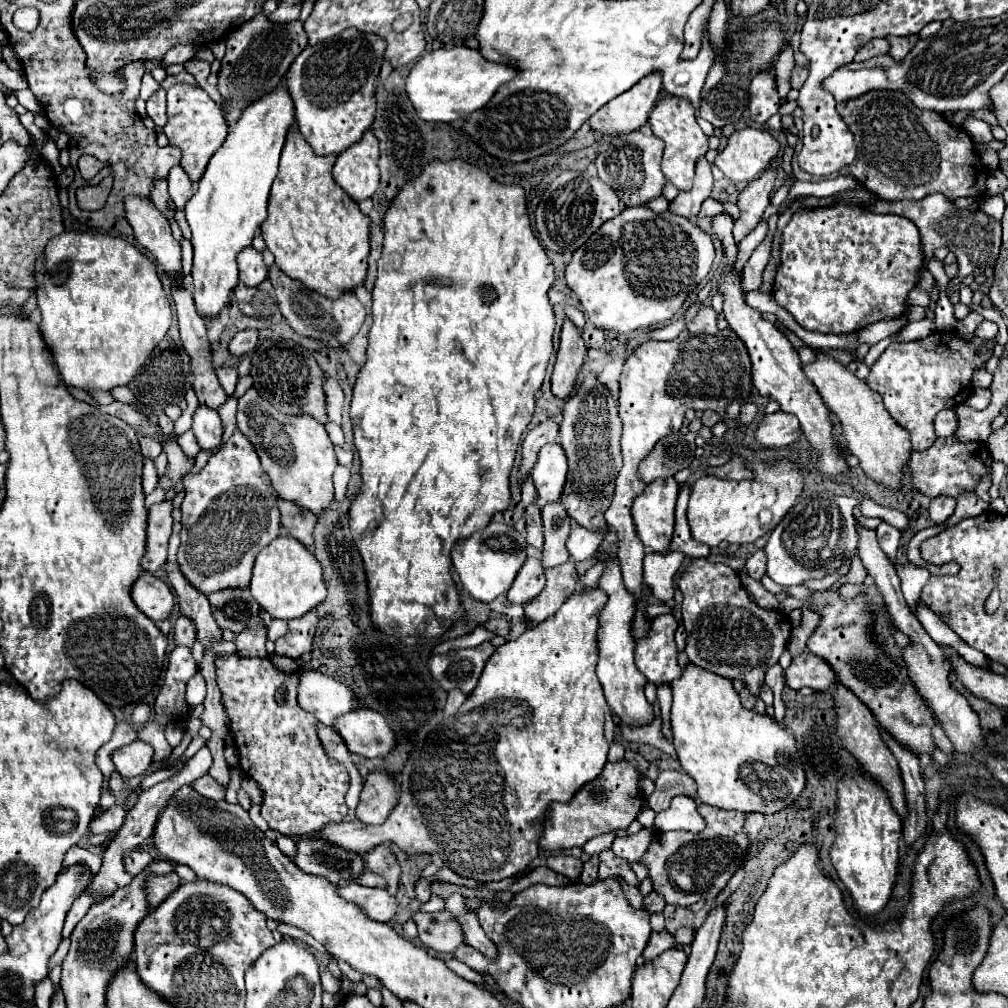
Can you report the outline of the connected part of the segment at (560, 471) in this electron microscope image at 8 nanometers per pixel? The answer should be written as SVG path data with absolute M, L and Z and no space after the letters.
M555 442L541 448L531 476L543 504L557 502L561 498L567 476L567 458L561 444Z

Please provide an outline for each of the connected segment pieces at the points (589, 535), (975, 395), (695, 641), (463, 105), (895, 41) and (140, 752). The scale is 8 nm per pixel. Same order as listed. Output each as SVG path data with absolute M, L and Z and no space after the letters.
M573 526L565 546L567 546L569 556L575 562L581 562L581 560L587 560L589 556L593 556L593 552L599 548L601 540L603 540L603 534L589 532L589 530L581 528L581 526Z
M977 388L977 390L971 392L971 396L967 398L967 402L969 402L969 406L975 408L975 410L985 410L985 408L989 406L989 402L991 402L991 392Z
M693 558L677 580L683 594L683 626L687 630L687 658L691 664L723 678L741 678L751 694L759 692L765 670L777 664L791 636L789 618L775 610L759 608L743 588L739 574L721 562Z
M467 46L439 48L433 52L425 52L415 62L407 76L405 92L419 118L427 122L455 122L483 108L497 92L497 88L501 84L511 82L513 76L515 68L507 64L493 64L473 48Z
M889 36L887 38L887 42L891 44L891 56L893 56L893 60L903 60L909 52L911 52L911 48L915 46L915 42L917 42L919 38L917 36L907 36L907 38L897 38L897 36Z
M141 740L113 752L113 764L123 778L143 776L153 762L153 748Z

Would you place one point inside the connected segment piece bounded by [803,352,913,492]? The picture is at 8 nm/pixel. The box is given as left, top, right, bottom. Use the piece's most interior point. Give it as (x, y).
(883, 454)

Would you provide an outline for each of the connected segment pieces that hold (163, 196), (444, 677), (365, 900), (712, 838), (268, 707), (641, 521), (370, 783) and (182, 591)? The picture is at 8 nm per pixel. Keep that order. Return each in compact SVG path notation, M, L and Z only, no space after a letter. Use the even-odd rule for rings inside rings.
M157 180L155 188L151 188L151 200L155 200L155 206L165 214L165 216L173 216L173 212L167 208L167 180Z
M483 642L477 648L433 654L429 658L429 670L443 690L449 692L453 688L459 688L469 694L477 686L479 676L493 652L495 646L491 642Z
M349 884L349 886L341 888L339 894L345 900L361 906L373 920L379 920L379 922L389 922L395 916L397 904L399 904L397 898L389 896L387 890L369 888L369 886L361 886L361 884Z
M699 802L697 808L705 820L705 828L699 834L685 830L655 832L653 842L641 860L649 868L653 888L665 896L667 904L673 906L713 900L745 862L749 852L749 838L743 832L745 816L741 812L711 808L703 802Z
M231 654L229 658L217 660L217 684L223 692L223 706L229 714L229 728L235 736L235 746L239 754L239 766L245 770L263 790L261 816L269 822L269 828L285 836L303 836L321 830L329 822L341 822L347 814L345 792L349 788L347 770L335 764L323 750L317 738L317 720L315 716L299 708L297 696L299 672L285 674L279 672L267 658L241 658ZM285 686L283 704L277 704L275 692Z
M663 478L645 486L633 504L633 524L645 548L665 554L675 526L675 502L679 494L677 480Z
M381 770L371 772L365 780L359 806L355 810L357 820L363 824L383 824L397 804L397 782Z
M173 534L173 538L169 540L169 556L167 556L167 564L165 564L167 578L177 594L179 614L187 616L195 622L197 638L201 640L203 646L207 646L211 640L221 640L221 630L215 624L207 596L203 596L203 592L195 590L195 586L179 570L179 562L177 562L179 544L181 544L179 536Z

